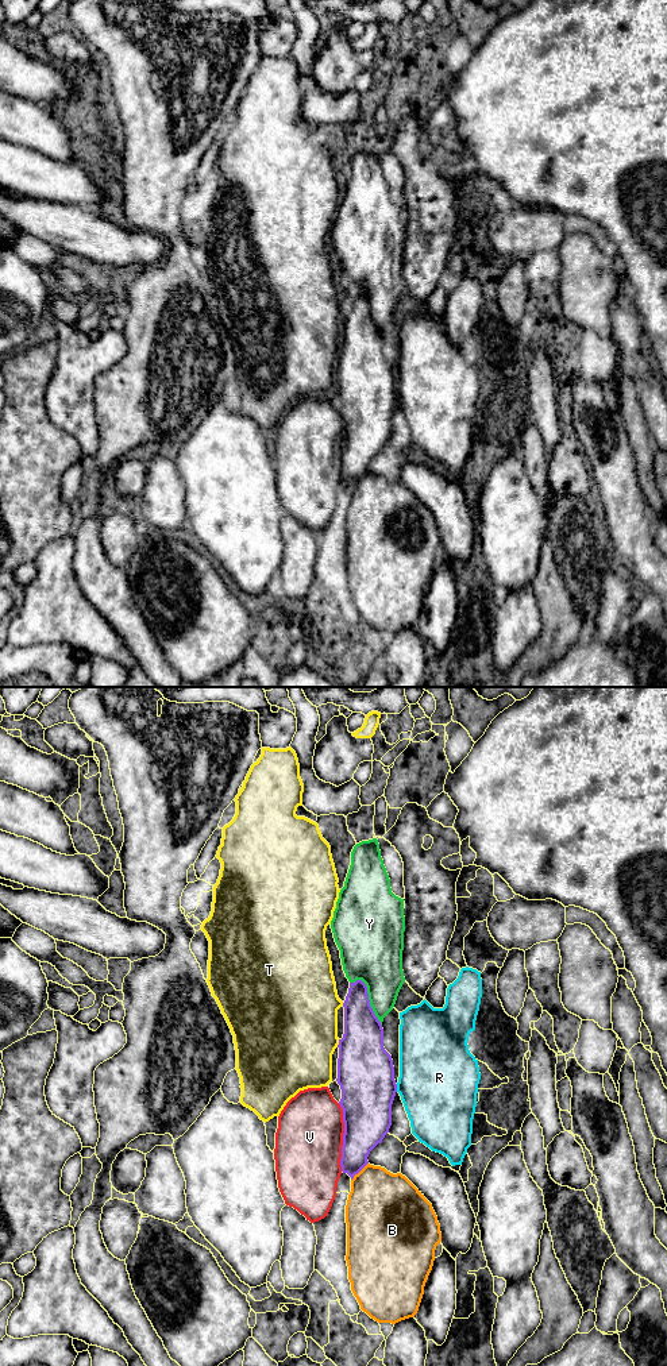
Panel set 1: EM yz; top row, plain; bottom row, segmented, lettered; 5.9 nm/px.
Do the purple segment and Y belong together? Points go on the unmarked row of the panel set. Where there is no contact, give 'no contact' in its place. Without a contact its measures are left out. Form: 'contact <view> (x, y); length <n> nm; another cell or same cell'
contact yz (367, 307); length 320 nm; same cell

